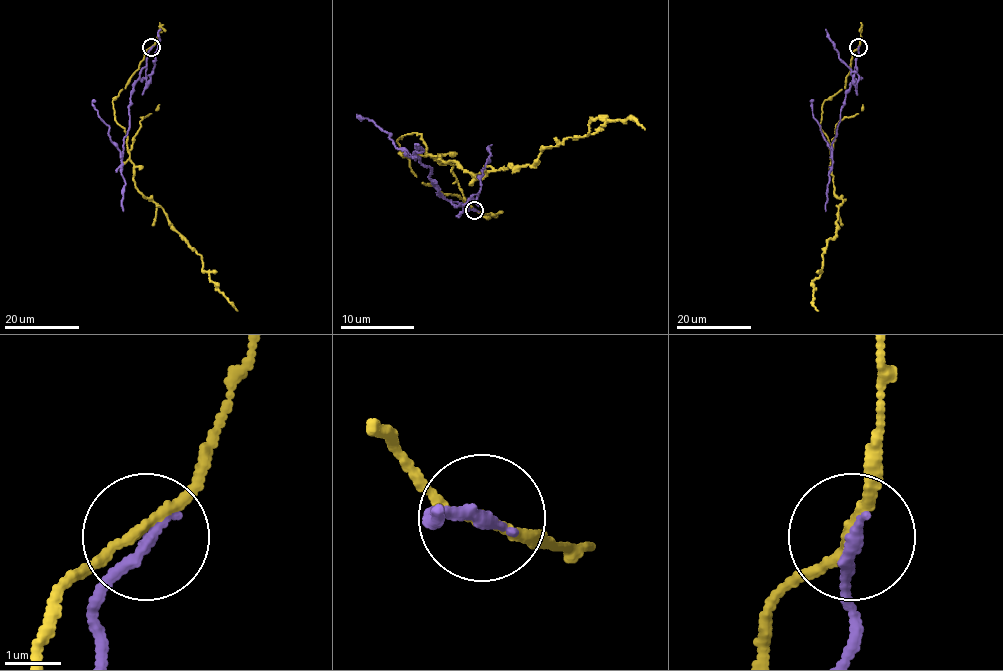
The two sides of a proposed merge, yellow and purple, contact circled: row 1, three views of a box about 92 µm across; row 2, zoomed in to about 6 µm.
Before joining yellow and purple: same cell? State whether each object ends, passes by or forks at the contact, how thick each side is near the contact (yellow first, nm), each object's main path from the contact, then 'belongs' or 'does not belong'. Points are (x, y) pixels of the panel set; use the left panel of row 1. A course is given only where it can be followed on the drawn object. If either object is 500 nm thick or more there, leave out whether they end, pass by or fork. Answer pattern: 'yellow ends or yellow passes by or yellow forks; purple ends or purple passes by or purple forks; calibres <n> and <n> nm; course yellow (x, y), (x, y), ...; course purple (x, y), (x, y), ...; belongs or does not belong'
yellow passes by; purple ends; calibres 160 and 240 nm; course yellow (151, 47), (112, 100), (115, 121), (127, 136), (133, 180), (201, 256), (202, 269), (237, 311); course purple (151, 47), (131, 94), (122, 156), (109, 136), (109, 126), (92, 103), (94, 100); does not belong

